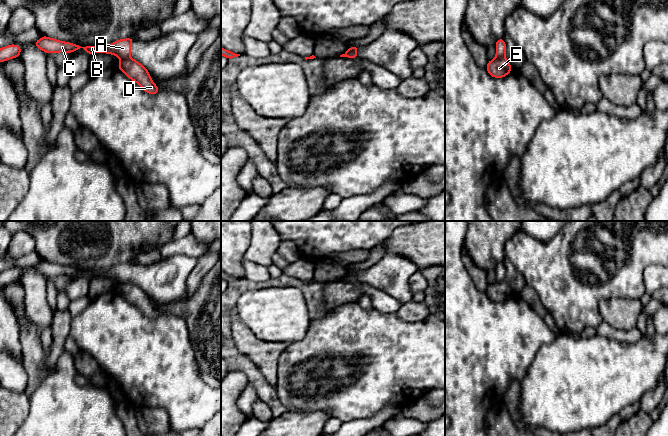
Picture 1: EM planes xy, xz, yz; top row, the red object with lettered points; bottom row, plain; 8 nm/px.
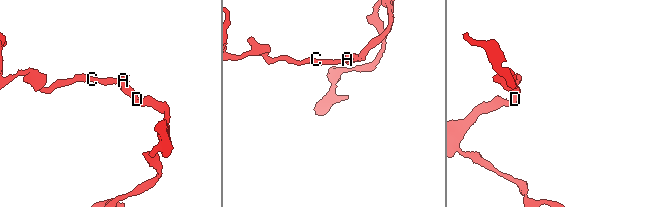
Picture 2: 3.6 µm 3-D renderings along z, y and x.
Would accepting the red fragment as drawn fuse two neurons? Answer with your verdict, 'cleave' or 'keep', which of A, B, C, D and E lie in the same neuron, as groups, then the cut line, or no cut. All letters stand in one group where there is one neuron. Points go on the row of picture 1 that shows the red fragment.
cleave | A B C / D E | yz (496, 56), (504, 57)

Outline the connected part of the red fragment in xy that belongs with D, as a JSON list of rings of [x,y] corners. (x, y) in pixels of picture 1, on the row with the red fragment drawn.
[[[132,58],[121,59],[118,68],[131,80],[135,81],[145,92],[157,94],[160,89],[154,84],[147,69]]]

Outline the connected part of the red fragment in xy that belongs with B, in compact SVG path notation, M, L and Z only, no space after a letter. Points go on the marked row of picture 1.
M44 35L42 38L34 42L34 44L45 53L72 53L78 49L84 49L88 52L89 56L96 52L100 52L115 55L120 59L126 59L129 58L131 53L131 43L134 40L134 38L121 39L108 46L81 46L70 42L59 41Z

